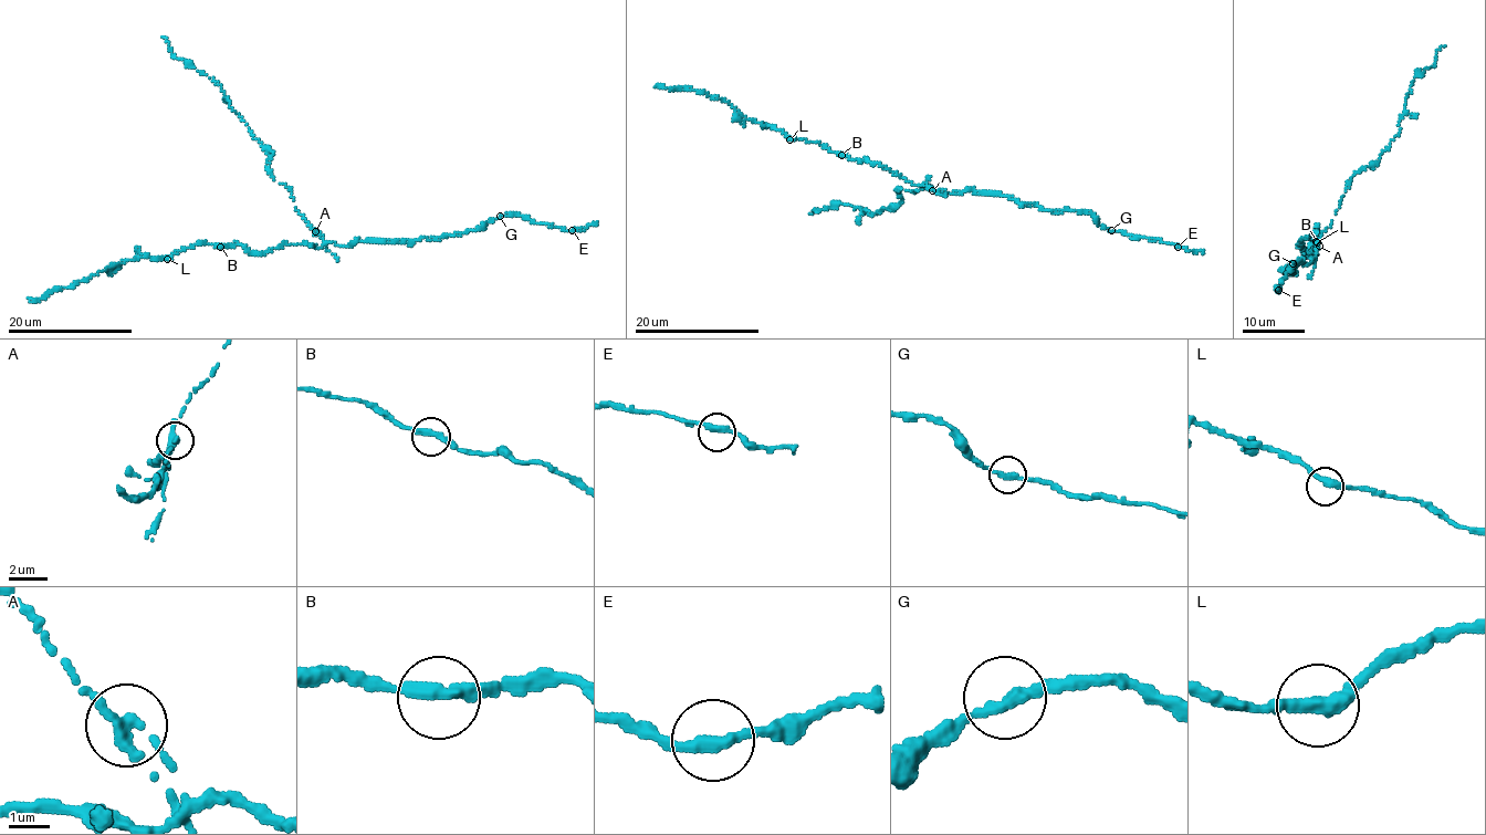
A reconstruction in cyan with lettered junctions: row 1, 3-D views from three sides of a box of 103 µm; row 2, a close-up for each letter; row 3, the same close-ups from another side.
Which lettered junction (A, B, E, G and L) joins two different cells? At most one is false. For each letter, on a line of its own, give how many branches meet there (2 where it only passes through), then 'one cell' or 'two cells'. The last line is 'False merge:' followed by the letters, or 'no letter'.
A: 2 branches meet; two cells
B: 2 branches meet; one cell
E: 2 branches meet; one cell
G: 2 branches meet; one cell
L: 2 branches meet; one cell
False merge: A

